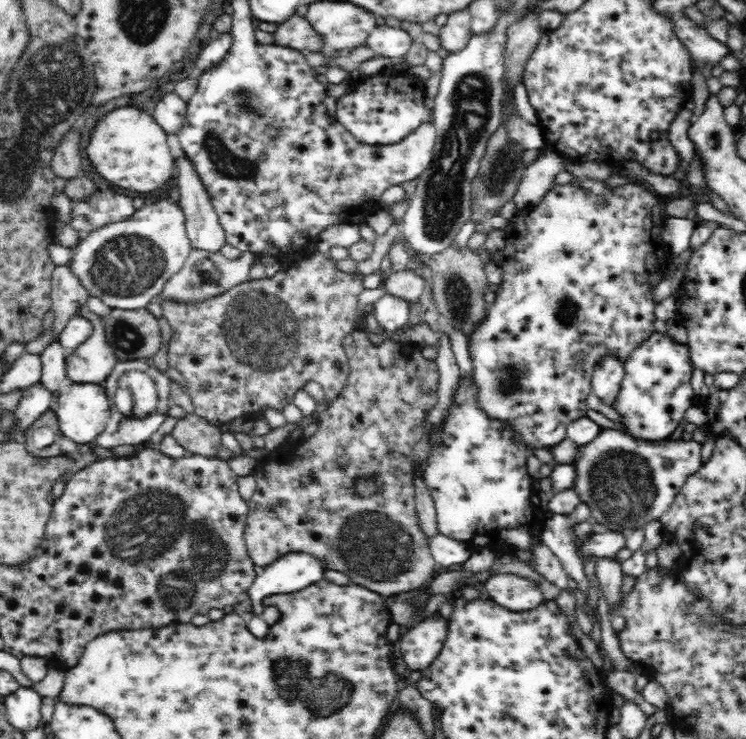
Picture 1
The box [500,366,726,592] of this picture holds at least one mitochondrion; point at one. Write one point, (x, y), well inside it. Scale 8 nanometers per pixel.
(621, 483)

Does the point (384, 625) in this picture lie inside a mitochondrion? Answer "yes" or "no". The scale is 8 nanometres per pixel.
no

